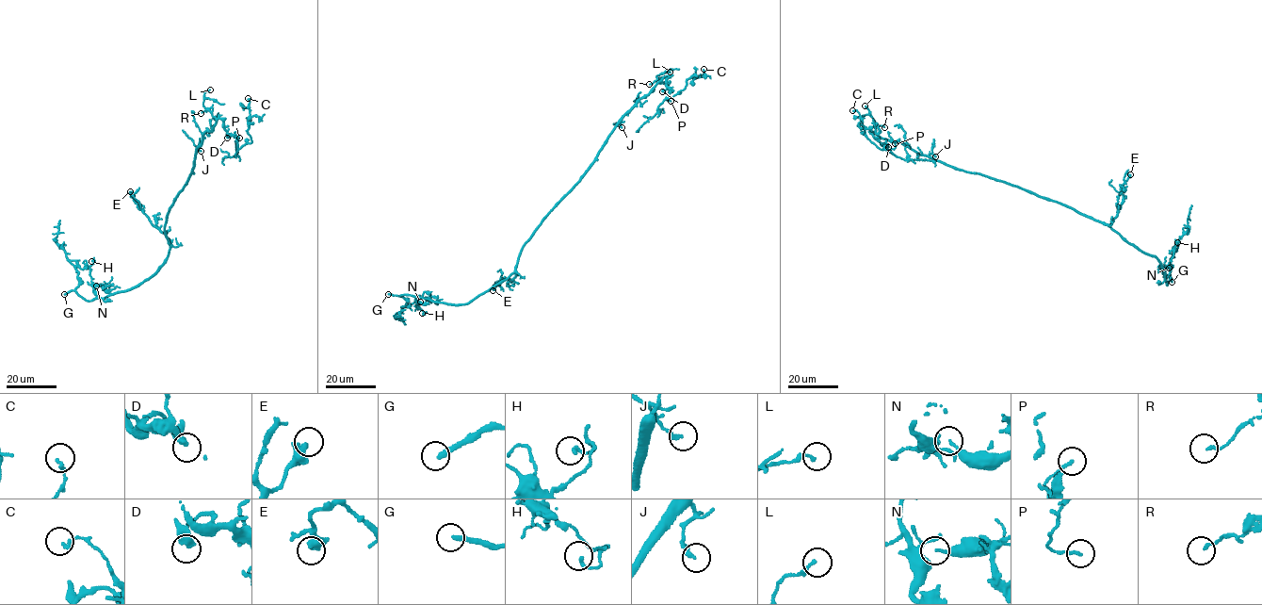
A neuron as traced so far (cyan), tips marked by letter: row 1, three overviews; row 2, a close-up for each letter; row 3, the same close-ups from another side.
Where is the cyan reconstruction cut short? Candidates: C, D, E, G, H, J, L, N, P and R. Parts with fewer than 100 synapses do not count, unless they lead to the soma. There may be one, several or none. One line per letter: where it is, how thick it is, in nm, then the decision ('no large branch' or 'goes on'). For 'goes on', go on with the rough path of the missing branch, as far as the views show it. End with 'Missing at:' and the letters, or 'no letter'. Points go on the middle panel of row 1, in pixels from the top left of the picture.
C: (703, 69) | 150 nm | no large branch
D: (662, 91) | 300 nm | no large branch
E: (493, 290) | 360 nm | no large branch
G: (388, 294) | 240 nm | goes on | (388, 294), (362, 279), (356, 280), (383, 310), (391, 314), (394, 312)
H: (422, 313) | 180 nm | no large branch
J: (622, 127) | 220 nm | no large branch
L: (670, 72) | 160 nm | no large branch
N: (420, 302) | 140 nm | no large branch
P: (671, 101) | 160 nm | no large branch
R: (649, 84) | 130 nm | no large branch
Missing at: G

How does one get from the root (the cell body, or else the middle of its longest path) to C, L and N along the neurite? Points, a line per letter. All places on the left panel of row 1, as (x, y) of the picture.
C: (170, 206), (191, 172), (202, 135), (218, 119), (238, 148), (251, 142), (248, 98)
L: (170, 206), (191, 172), (195, 149), (204, 132), (212, 130), (216, 122), (203, 106), (203, 95), (210, 89)
N: (170, 206), (164, 230), (170, 247), (155, 272), (131, 288), (112, 293), (104, 287), (105, 285), (96, 286)

